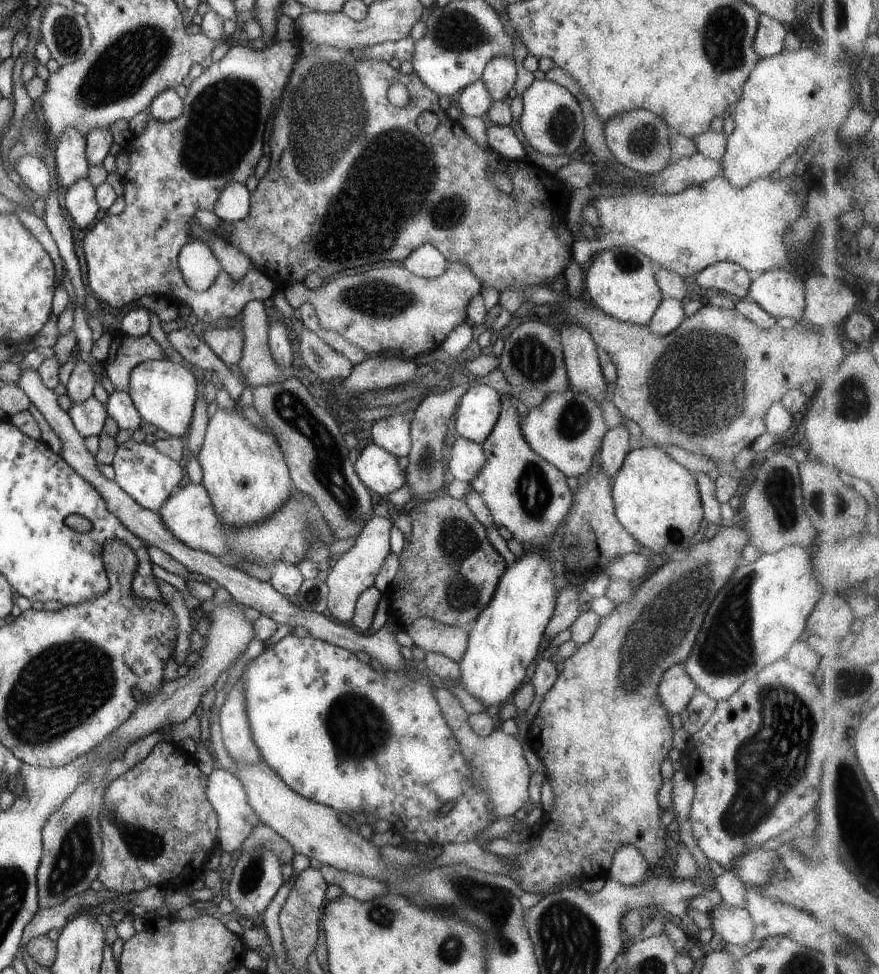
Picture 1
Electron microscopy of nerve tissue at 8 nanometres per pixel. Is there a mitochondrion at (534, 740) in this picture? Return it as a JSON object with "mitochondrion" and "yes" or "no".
{"mitochondrion":"no"}

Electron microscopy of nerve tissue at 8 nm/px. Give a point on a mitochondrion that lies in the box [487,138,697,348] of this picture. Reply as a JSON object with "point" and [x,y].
{"point":[626,263]}

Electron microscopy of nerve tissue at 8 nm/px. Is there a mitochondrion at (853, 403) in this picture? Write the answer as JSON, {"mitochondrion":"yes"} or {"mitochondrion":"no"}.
{"mitochondrion":"yes"}

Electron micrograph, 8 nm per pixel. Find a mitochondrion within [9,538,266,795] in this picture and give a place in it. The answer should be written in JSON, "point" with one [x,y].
{"point":[120,555]}

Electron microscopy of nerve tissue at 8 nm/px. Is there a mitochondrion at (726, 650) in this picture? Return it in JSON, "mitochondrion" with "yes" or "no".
{"mitochondrion":"yes"}

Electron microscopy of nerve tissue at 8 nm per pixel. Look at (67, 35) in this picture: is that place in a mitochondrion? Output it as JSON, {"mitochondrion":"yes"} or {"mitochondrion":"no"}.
{"mitochondrion":"yes"}

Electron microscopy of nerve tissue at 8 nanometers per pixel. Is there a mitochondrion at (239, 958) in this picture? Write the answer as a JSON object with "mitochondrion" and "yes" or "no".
{"mitochondrion":"no"}

